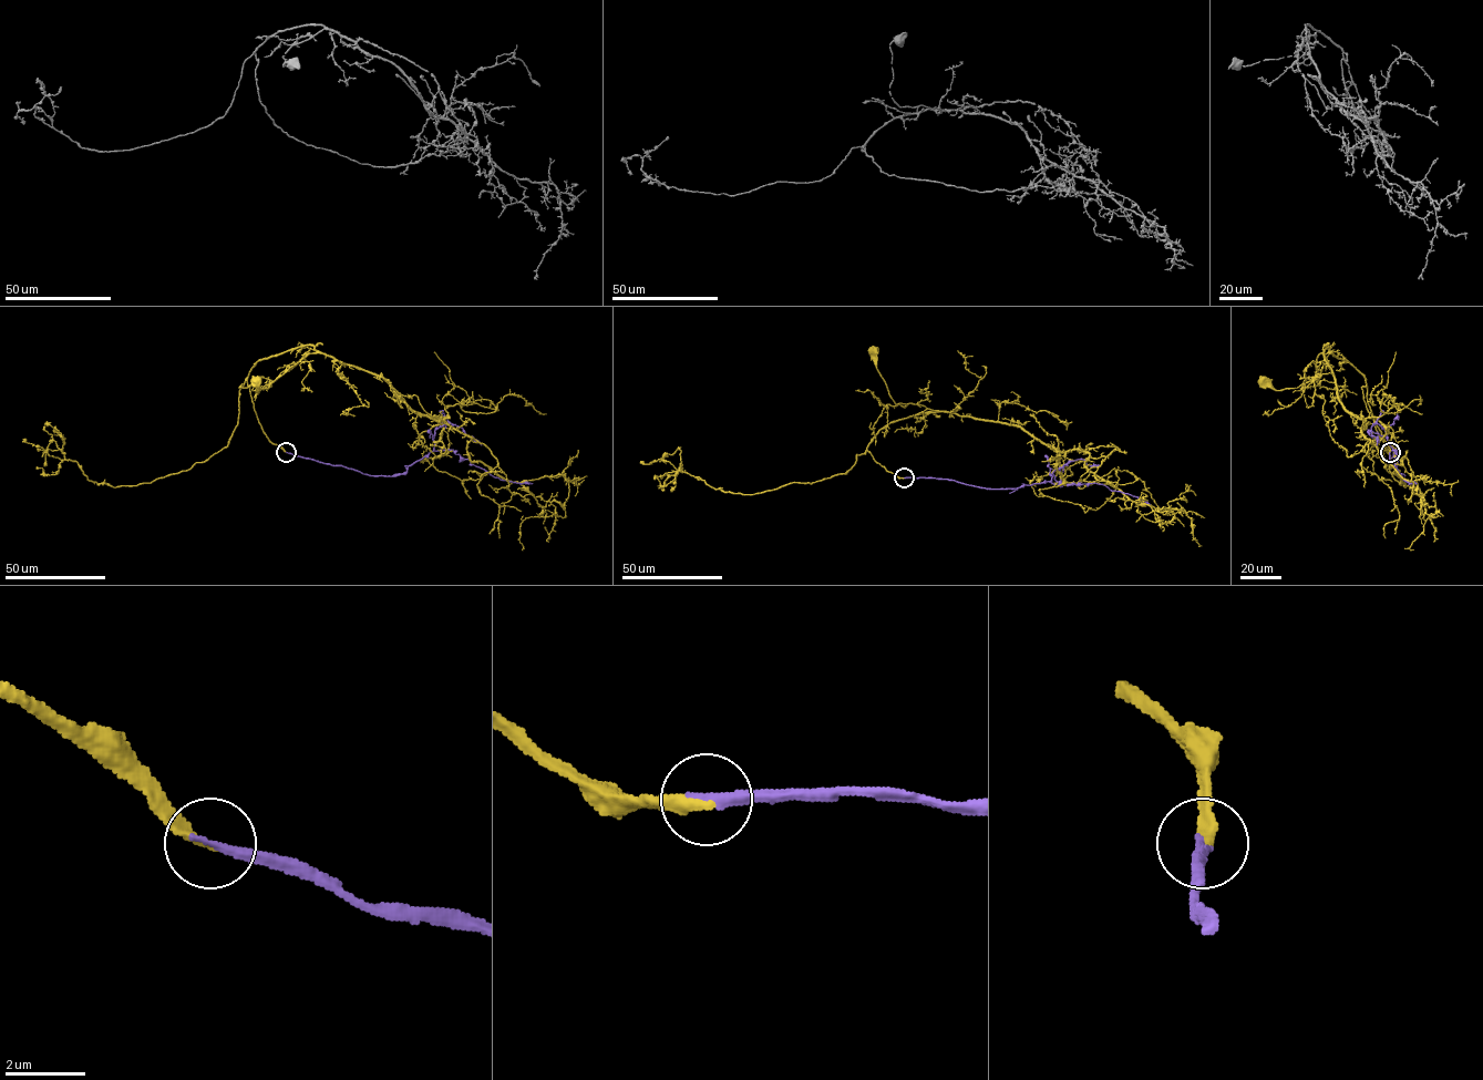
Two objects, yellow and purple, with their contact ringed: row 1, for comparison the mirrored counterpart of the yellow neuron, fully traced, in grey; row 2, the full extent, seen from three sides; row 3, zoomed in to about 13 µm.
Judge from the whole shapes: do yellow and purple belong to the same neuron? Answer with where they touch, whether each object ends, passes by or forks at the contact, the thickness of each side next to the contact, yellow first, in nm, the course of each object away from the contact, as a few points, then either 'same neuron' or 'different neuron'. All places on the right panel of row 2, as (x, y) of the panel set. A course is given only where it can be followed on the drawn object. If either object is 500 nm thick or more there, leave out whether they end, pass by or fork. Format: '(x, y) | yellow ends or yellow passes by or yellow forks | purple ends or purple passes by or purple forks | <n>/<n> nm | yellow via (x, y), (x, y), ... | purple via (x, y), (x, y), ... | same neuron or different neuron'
(1390, 452) | yellow ends | purple ends | 280/260 nm | yellow via (1390, 452), (1363, 399), (1365, 377), (1325, 346), (1317, 358), (1315, 378), (1297, 388), (1279, 390), (1264, 383) | purple via (1390, 452), (1389, 460), (1401, 475), (1397, 471), (1396, 450), (1394, 466), (1403, 480), (1417, 483) | same neuron

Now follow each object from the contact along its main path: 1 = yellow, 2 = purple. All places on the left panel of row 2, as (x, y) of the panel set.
1: (287, 452), (263, 430), (247, 377), (258, 361), (306, 346), (317, 351), (268, 388), (258, 390), (256, 383)
2: (287, 452), (363, 474), (397, 475), (431, 452), (452, 450), (494, 476), (532, 483)

